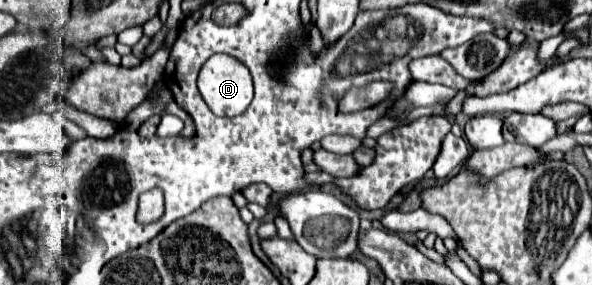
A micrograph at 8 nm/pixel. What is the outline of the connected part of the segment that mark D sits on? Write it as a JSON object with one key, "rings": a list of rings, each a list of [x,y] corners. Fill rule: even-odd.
{"rings":[[[213,54],[203,64],[197,84],[203,100],[217,116],[237,116],[245,112],[245,108],[251,104],[251,98],[253,98],[253,82],[251,82],[249,70],[245,68],[245,64],[241,64],[239,60],[227,54]]]}

